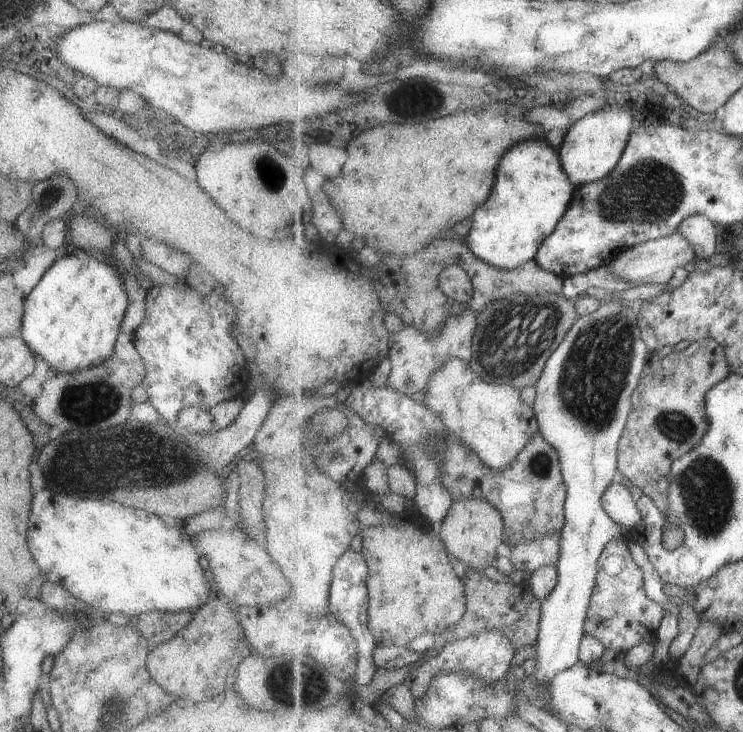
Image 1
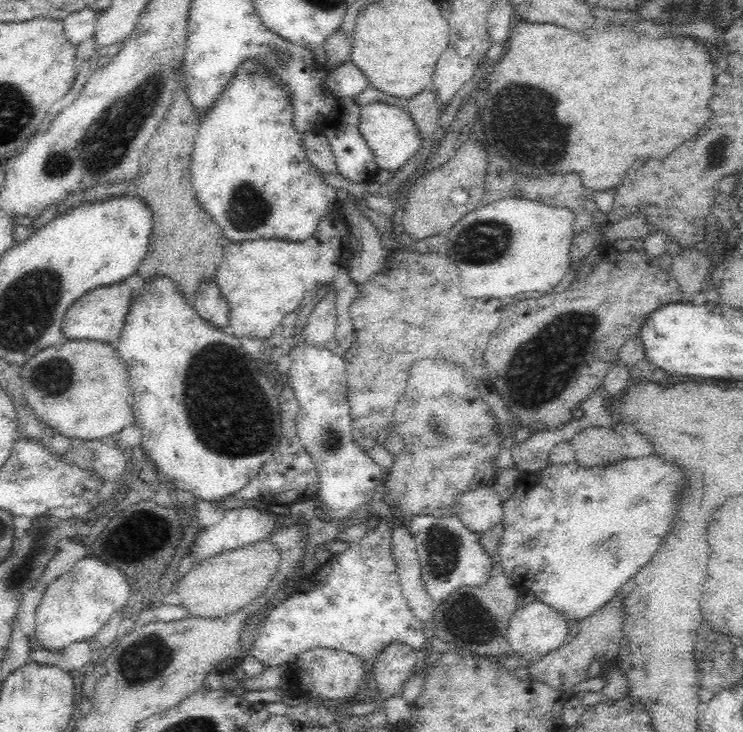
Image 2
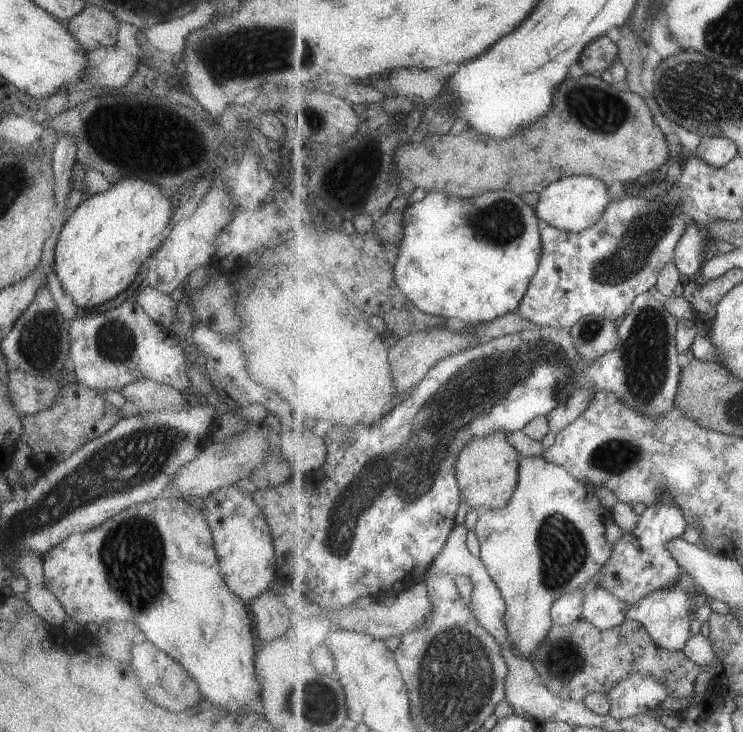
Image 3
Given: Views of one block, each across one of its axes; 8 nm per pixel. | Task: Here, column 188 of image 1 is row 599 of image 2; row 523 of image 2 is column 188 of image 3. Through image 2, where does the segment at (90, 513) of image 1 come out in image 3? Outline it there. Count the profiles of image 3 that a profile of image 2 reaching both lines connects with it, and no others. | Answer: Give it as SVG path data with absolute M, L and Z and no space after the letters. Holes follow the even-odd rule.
M162 495L155 500L145 502L145 504L136 504L124 508L108 518L103 524L90 529L87 532L75 533L65 537L57 546L50 548L41 556L41 564L43 571L43 584L45 588L57 597L57 600L64 606L65 612L69 618L72 618L79 624L87 624L93 622L99 627L101 625L127 621L135 624L141 633L141 638L147 639L147 642L153 644L155 648L162 650L167 656L177 661L189 673L189 676L199 682L199 692L205 700L209 700L211 704L225 708L227 712L247 712L249 710L249 702L253 698L257 698L255 706L259 706L259 682L255 678L255 668L253 668L253 656L255 656L255 646L253 645L253 636L251 636L251 620L247 616L245 610L246 603L237 598L221 578L217 558L214 556L213 539L210 528L205 522L205 517L199 509L190 506L183 498L169 497Z

